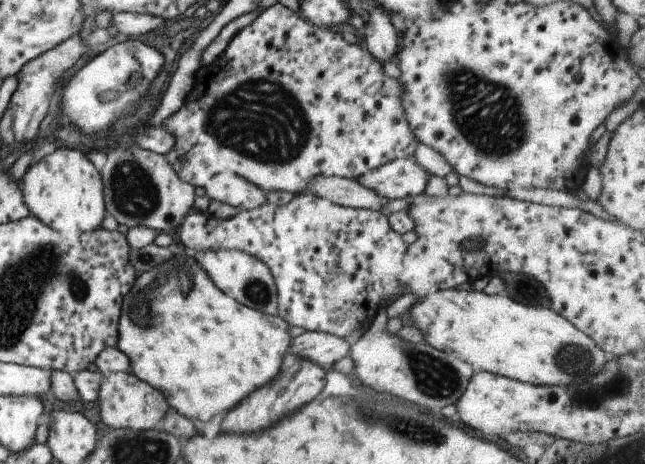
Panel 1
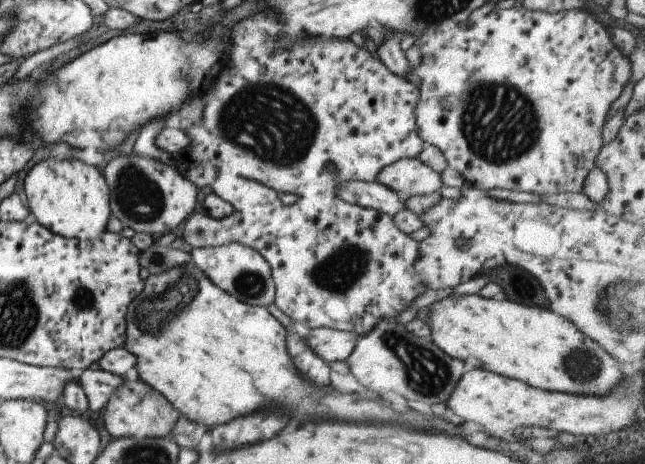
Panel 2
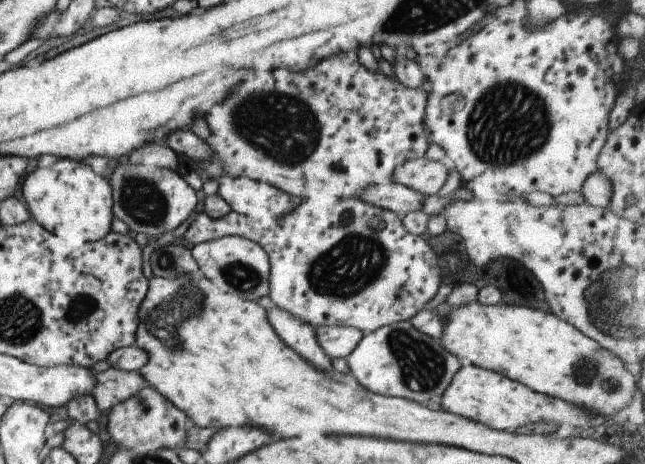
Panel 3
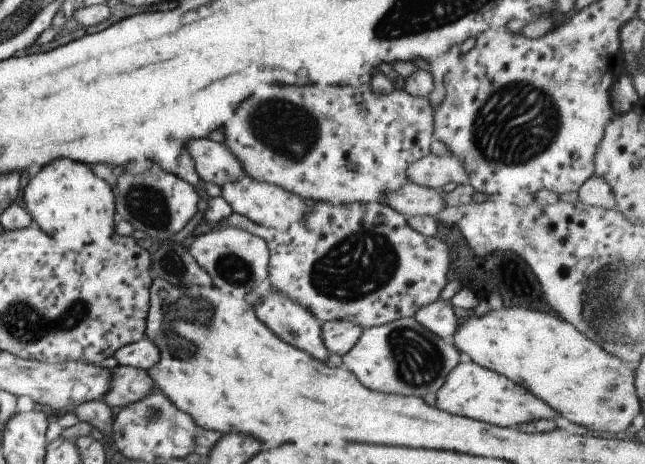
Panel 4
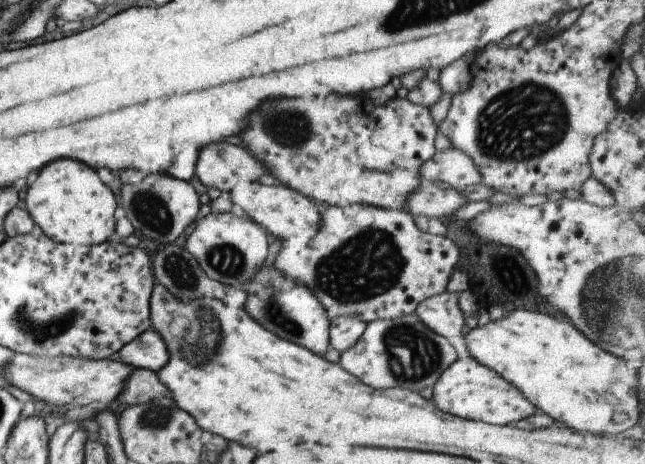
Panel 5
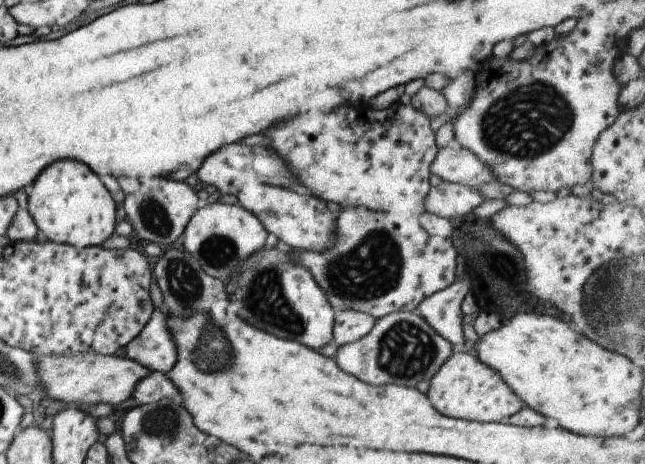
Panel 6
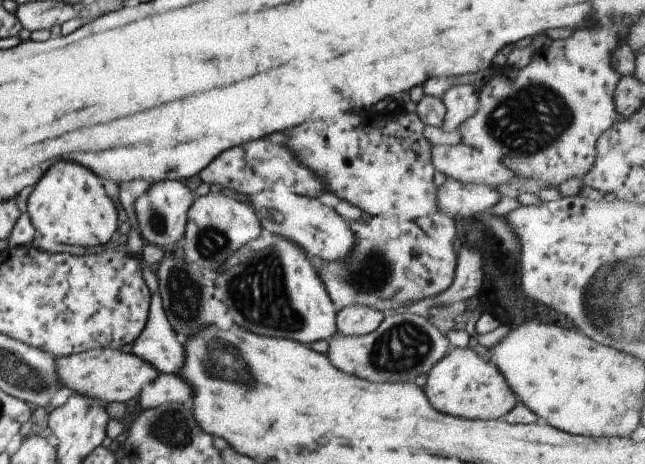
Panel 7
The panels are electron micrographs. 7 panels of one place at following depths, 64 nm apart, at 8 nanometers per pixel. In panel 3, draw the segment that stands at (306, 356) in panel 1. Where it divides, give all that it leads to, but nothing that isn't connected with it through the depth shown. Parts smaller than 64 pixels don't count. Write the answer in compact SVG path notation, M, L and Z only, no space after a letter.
M318 326L314 327L313 336L321 348L321 352L333 360L333 358L345 358L357 342L361 340L364 333L357 328L346 326Z

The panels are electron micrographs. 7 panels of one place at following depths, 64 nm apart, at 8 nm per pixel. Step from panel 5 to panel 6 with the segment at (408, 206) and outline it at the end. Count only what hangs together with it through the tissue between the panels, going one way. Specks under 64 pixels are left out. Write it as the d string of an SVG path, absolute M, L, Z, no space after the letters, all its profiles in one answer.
M441 182L431 186L425 200L423 200L423 213L434 214L441 218L453 218L469 214L475 206L481 204L485 198L473 190L473 187L461 186Z

